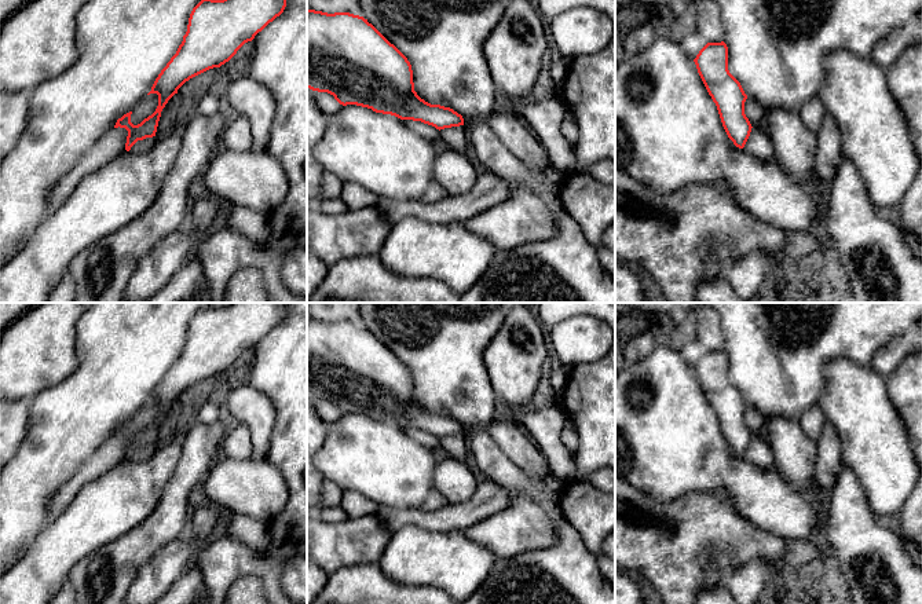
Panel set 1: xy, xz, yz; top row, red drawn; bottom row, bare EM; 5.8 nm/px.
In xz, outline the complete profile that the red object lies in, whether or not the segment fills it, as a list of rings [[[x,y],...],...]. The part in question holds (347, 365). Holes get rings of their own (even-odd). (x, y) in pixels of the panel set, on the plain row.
[[[307,318],[307,396],[328,400],[343,413],[356,413],[400,428],[421,429],[436,438],[464,433],[450,416],[431,413],[414,399],[407,366],[363,325]]]

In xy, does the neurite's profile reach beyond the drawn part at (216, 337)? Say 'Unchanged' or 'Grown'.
Unchanged

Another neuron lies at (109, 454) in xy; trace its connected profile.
[[[114,436],[102,444],[74,473],[72,479],[65,482],[55,493],[50,502],[51,523],[67,508],[77,493],[88,483],[94,482],[118,462],[125,460],[128,439],[125,436]]]

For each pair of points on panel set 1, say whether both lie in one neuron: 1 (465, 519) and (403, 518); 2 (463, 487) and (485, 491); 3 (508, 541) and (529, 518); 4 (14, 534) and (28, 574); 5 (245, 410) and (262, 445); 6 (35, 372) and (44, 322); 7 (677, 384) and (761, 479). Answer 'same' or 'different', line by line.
1: same
2: different
3: same
4: different
5: same
6: same
7: same

